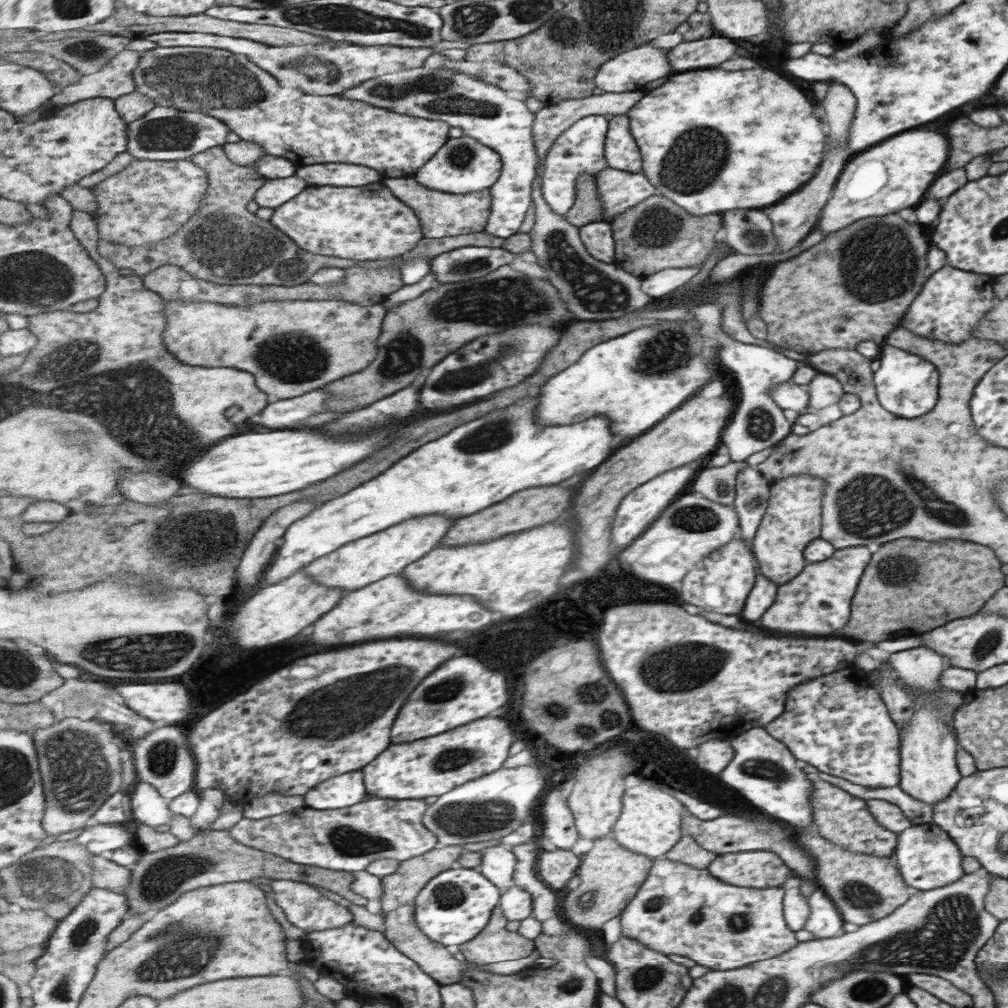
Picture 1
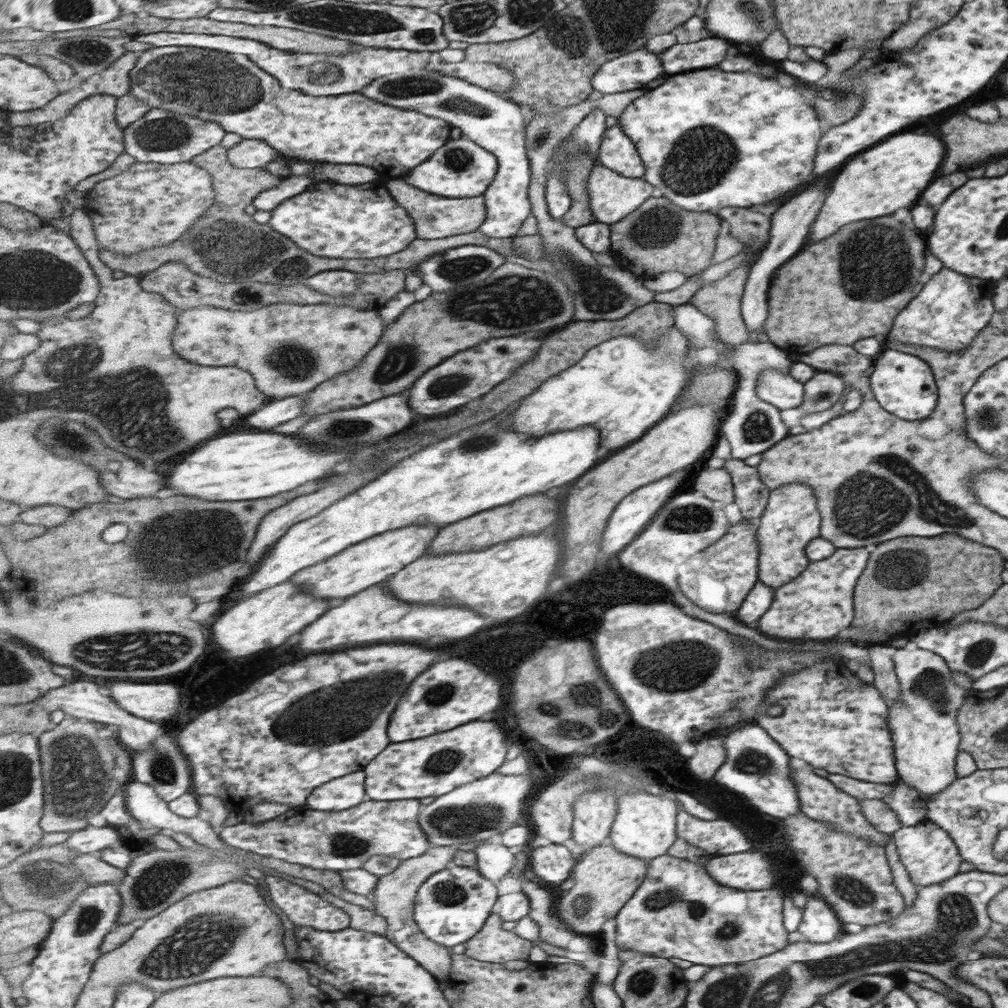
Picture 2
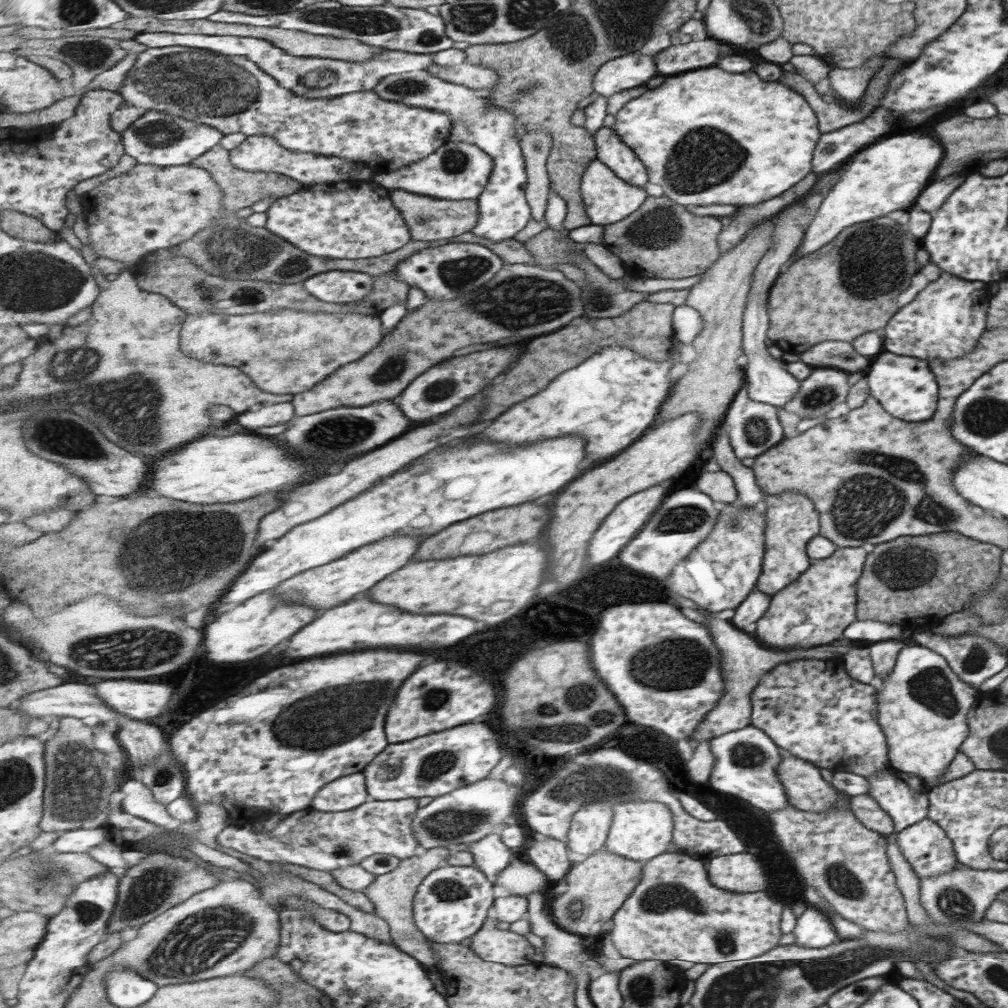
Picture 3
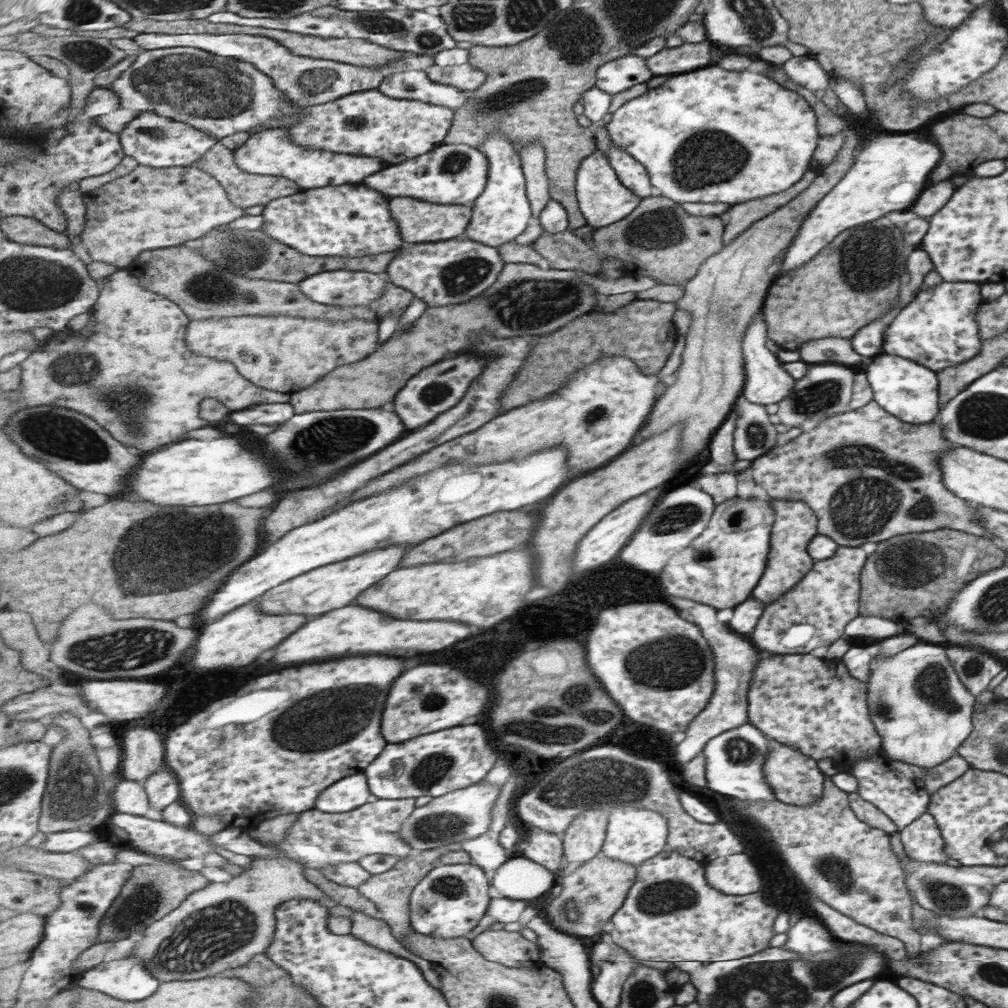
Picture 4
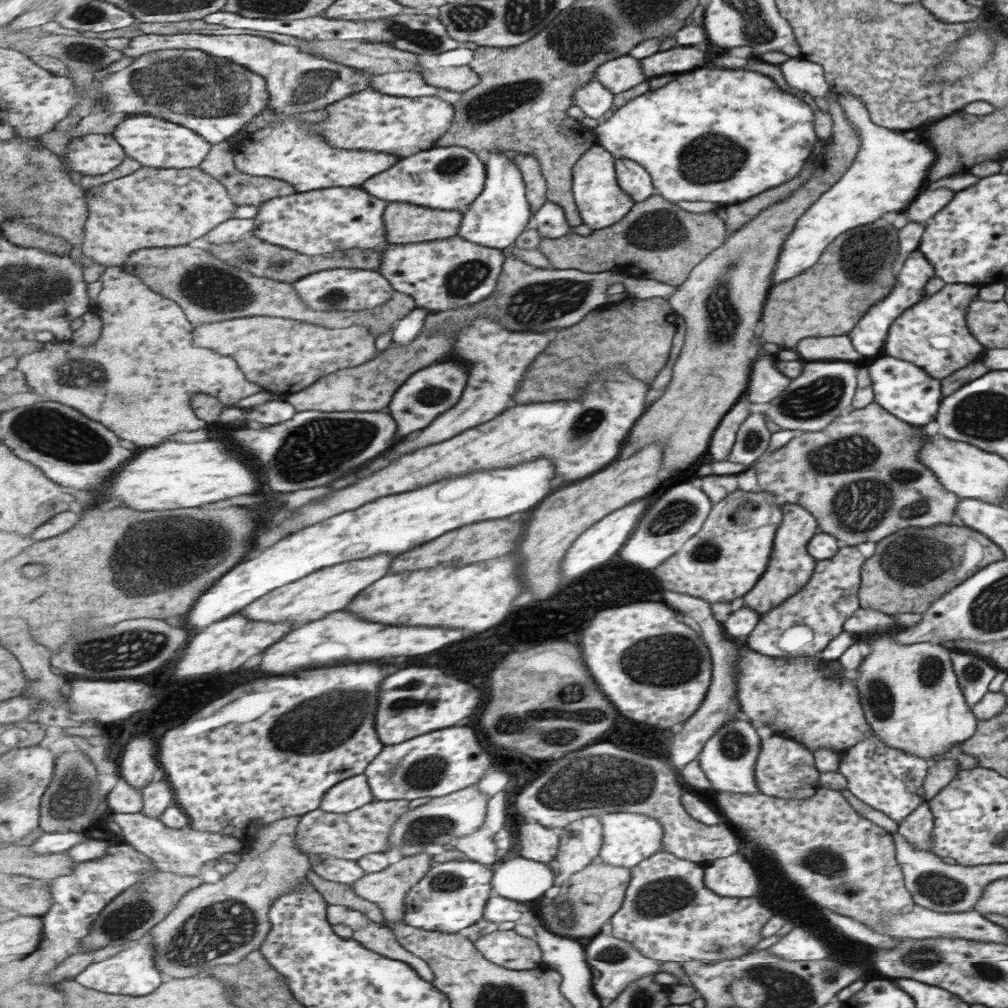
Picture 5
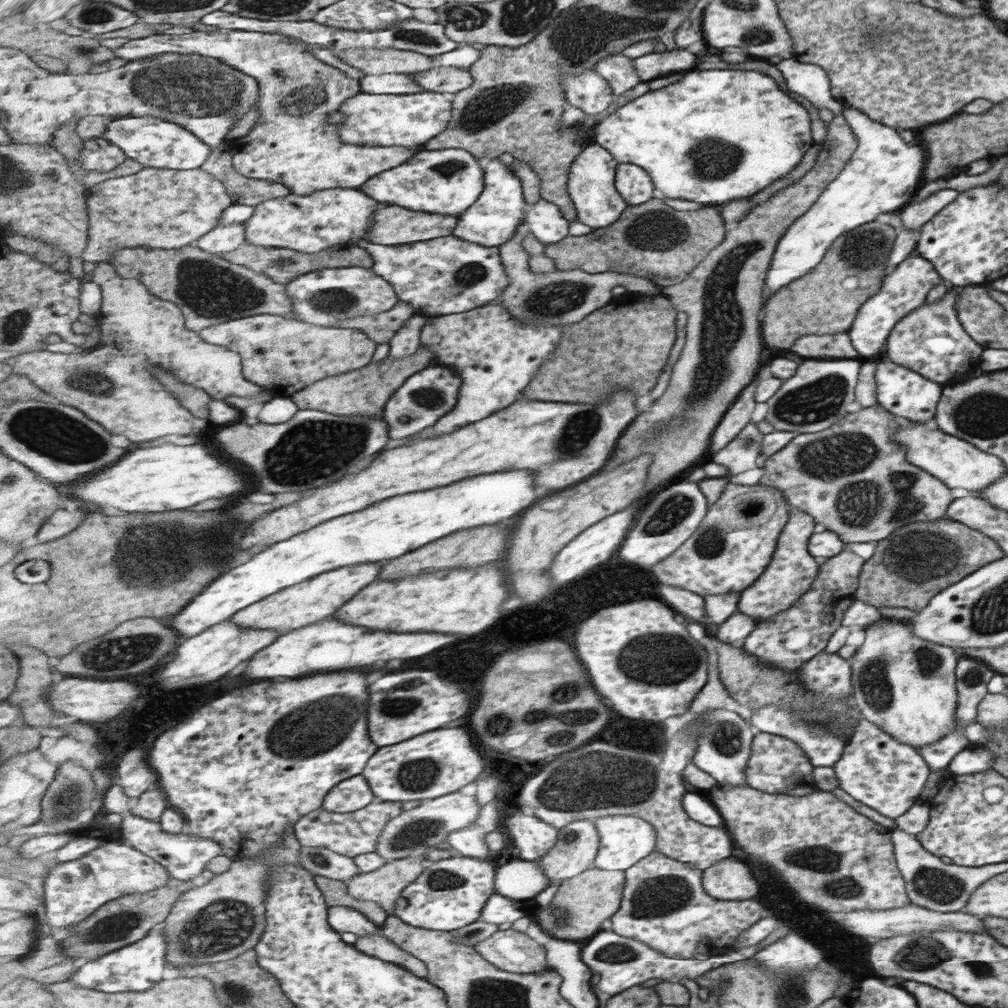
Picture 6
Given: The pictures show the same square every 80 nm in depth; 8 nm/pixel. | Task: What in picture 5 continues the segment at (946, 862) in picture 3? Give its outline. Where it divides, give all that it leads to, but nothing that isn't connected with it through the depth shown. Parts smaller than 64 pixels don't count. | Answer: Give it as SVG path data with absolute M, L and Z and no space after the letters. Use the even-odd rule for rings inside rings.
M927 801L912 812L907 818L898 823L896 832L908 840L909 845L921 851L929 851L932 848L932 830L935 821Z

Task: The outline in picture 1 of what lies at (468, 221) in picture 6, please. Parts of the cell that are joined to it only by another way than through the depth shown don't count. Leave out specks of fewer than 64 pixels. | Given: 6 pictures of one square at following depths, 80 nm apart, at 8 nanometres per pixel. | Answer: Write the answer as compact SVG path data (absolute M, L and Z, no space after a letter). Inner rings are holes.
M444 67L431 69L429 74L425 74L423 68L383 74L339 96L413 117L447 122L452 128L463 129L481 144L493 148L501 156L504 167L500 179L491 188L492 215L485 231L504 239L516 235L531 204L534 204L533 185L541 175L533 132L536 114L527 108L523 97L487 84L473 75L459 74Z

